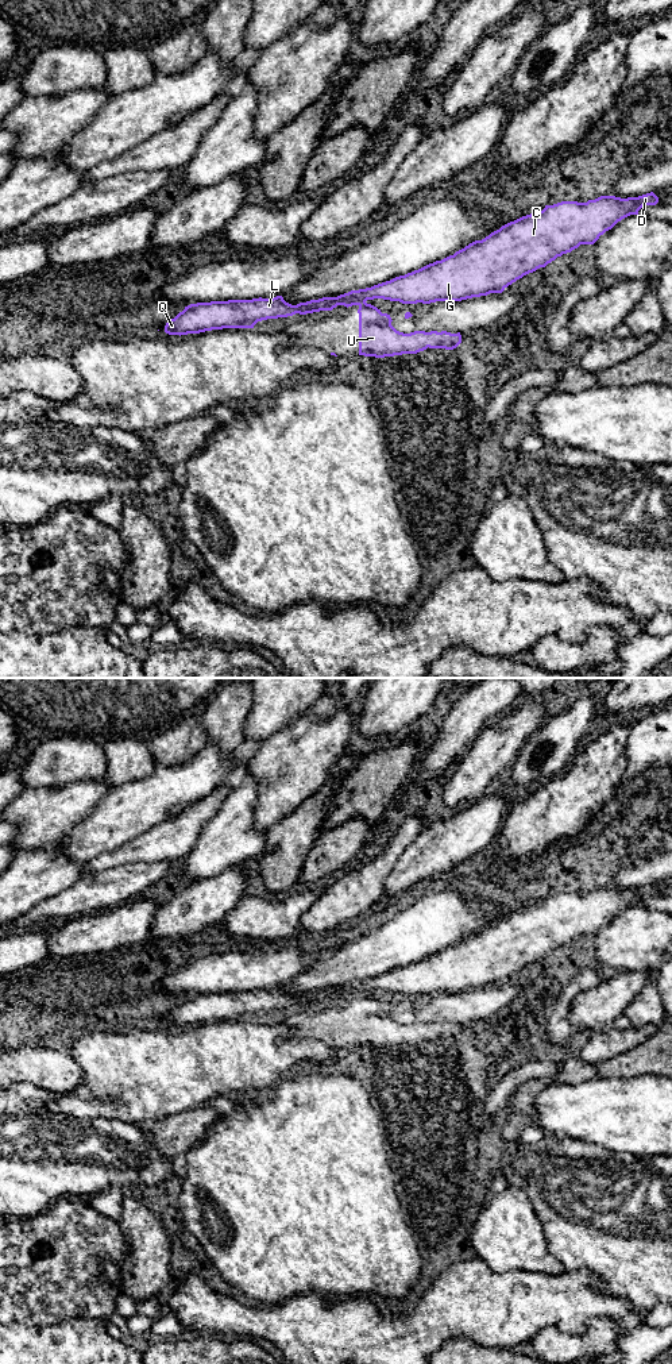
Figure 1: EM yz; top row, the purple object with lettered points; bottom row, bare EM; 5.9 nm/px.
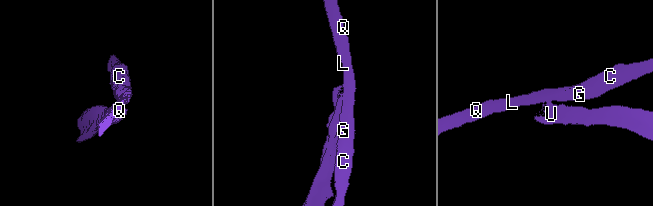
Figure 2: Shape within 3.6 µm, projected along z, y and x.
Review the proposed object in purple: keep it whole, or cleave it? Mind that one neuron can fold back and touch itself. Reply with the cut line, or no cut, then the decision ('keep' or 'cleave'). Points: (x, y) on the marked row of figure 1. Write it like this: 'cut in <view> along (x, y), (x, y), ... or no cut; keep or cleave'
cut in yz along (365, 301), (359, 305); cleave

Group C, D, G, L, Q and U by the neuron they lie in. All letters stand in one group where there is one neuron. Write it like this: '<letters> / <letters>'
C D G L Q / U

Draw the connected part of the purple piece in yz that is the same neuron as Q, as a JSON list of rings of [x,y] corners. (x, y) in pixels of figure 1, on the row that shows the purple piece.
[[[650,192],[638,197],[621,199],[615,196],[600,196],[587,203],[561,201],[553,205],[545,205],[542,211],[510,221],[484,239],[470,243],[453,255],[371,288],[351,290],[337,297],[310,300],[297,305],[286,303],[282,296],[273,298],[259,297],[252,300],[190,304],[166,323],[165,332],[181,336],[223,328],[254,328],[258,321],[267,319],[332,311],[337,305],[348,308],[374,298],[399,301],[402,304],[430,304],[436,301],[461,301],[487,296],[490,293],[502,293],[517,280],[540,267],[545,267],[557,257],[571,253],[580,244],[594,244],[600,235],[611,230],[622,219],[630,215],[638,215],[638,211],[644,205],[656,205],[657,203],[659,197]]]

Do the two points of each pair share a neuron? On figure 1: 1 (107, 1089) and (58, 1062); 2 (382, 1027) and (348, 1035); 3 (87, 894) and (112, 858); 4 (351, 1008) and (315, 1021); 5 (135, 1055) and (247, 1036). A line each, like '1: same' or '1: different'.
1: different
2: same
3: different
4: same
5: same

